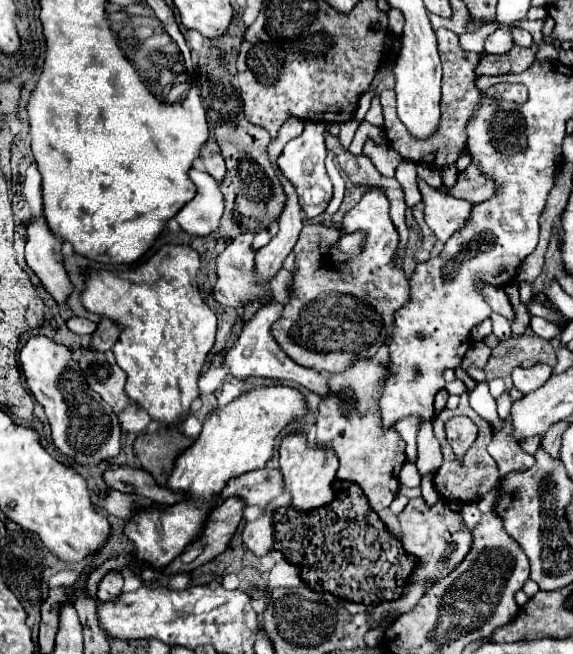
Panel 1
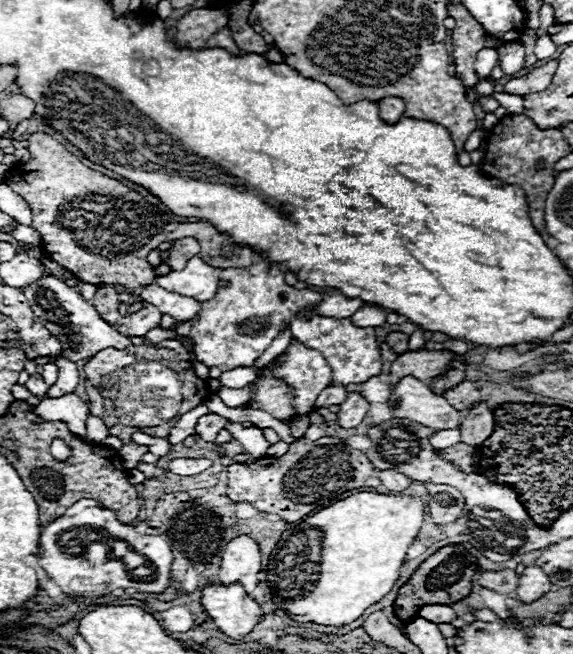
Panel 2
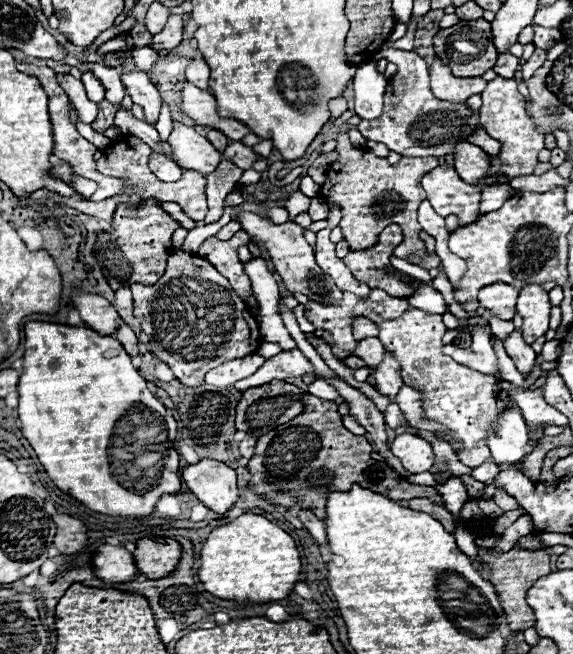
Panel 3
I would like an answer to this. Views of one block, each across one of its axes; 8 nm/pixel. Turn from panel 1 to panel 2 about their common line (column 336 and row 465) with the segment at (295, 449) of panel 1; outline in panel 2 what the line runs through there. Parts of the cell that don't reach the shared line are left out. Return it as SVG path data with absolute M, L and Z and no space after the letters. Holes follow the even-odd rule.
M458 442L458 444L454 444L452 448L444 448L444 450L436 450L436 452L438 452L442 458L446 458L446 460L454 462L456 466L460 466L464 472L472 472L472 468L470 468L470 462L472 462L470 452L474 452L474 450L476 450L474 446L468 446L468 444Z

